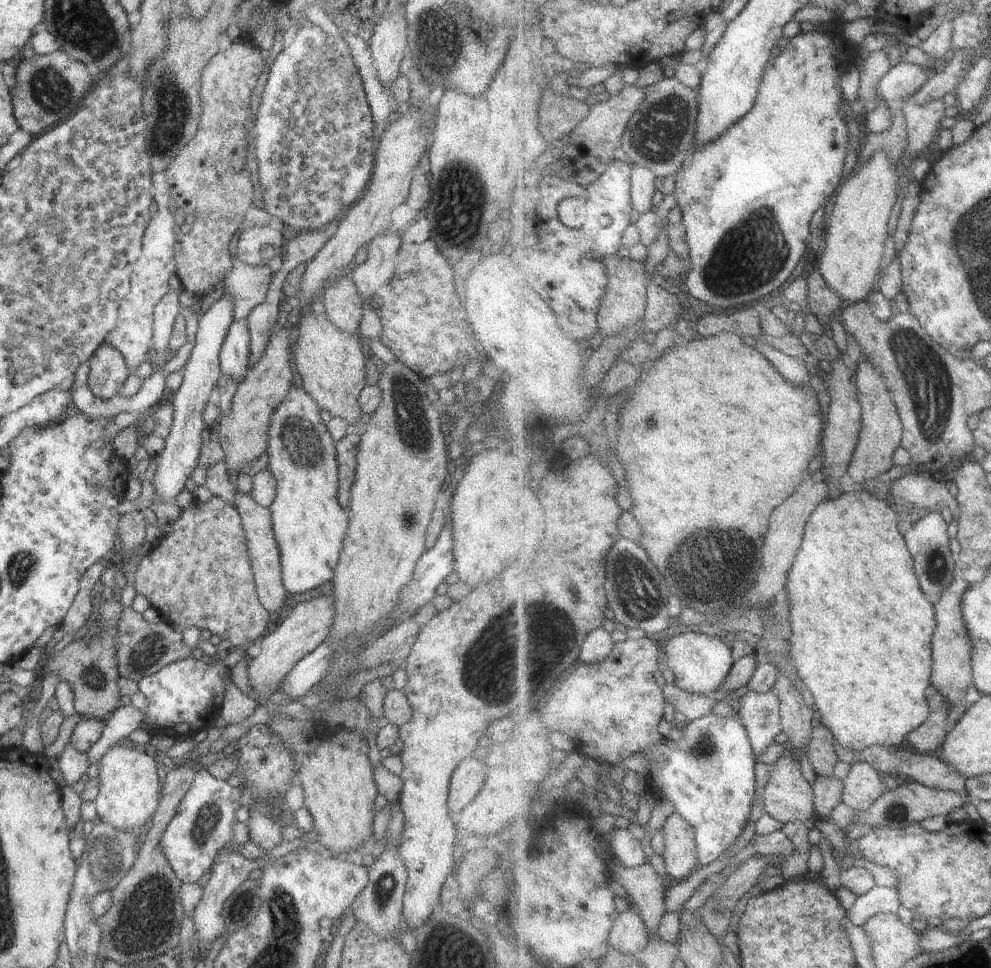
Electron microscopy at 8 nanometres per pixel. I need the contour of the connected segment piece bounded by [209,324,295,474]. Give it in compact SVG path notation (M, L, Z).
M288 324L270 335L264 356L254 364L246 378L237 386L232 398L231 412L221 416L209 434L224 451L226 468L240 474L240 469L259 458L266 451L266 434L279 404L288 396L294 372L290 368L290 346L294 347L293 328Z

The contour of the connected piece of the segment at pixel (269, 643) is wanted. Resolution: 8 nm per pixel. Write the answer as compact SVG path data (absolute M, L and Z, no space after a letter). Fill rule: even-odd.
M320 594L294 606L282 624L275 626L274 631L260 642L259 654L252 659L248 667L247 686L252 686L262 698L267 700L271 694L278 691L278 686L281 686L284 677L292 672L292 668L328 638L334 622L335 600L333 594Z

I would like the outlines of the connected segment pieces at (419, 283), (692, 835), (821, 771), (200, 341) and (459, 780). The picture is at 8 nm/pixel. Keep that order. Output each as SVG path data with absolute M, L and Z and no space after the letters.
M426 240L424 244L401 243L397 262L394 278L388 284L380 285L371 299L378 305L373 311L383 326L380 342L392 351L395 360L427 379L430 376L452 372L458 364L478 358L472 330L466 326L466 314L454 290L454 272L444 260L444 256L436 250L434 242Z
M676 811L667 819L663 831L668 872L676 880L687 879L701 866L696 829Z
M817 731L807 752L818 776L834 777L840 759L834 750L831 732Z
M223 294L223 296L212 304L207 312L202 313L199 318L194 347L191 350L189 359L185 362L185 365L180 371L183 380L181 381L180 388L174 392L174 400L172 402L172 406L174 407L174 420L171 431L168 438L165 438L164 450L155 456L157 469L153 484L155 486L155 496L159 496L162 501L172 502L172 504L176 505L176 496L184 490L184 482L186 482L186 479L192 474L194 468L203 462L203 458L200 455L200 445L207 436L206 432L208 429L203 422L202 412L204 412L204 407L208 403L210 392L217 387L219 380L223 376L219 354L226 332L233 320L234 304L232 304L232 298L230 298L228 294Z
M466 758L452 773L448 788L448 812L458 812L470 804L484 786L488 766L478 758Z

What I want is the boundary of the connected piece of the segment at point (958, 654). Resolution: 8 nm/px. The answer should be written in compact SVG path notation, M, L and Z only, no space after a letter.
M956 578L952 586L935 601L937 608L938 628L933 638L934 645L934 676L933 686L944 696L950 698L953 708L958 712L958 722L967 713L962 701L966 698L968 688L973 686L974 676L974 642L970 628L964 616L964 600L966 592L972 588L972 583L964 578Z

